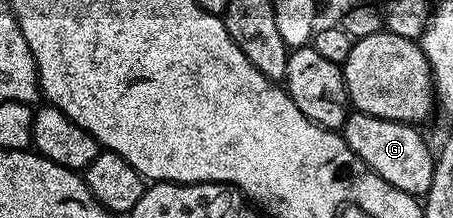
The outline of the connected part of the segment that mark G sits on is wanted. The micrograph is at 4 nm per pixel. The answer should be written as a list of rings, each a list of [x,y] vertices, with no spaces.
[[[358,110],[349,114],[344,122],[342,134],[346,145],[382,181],[390,181],[407,195],[423,197],[432,184],[432,174],[436,168],[433,152],[428,152],[428,143],[419,135],[417,128],[410,123],[399,123],[382,117],[367,115]]]

